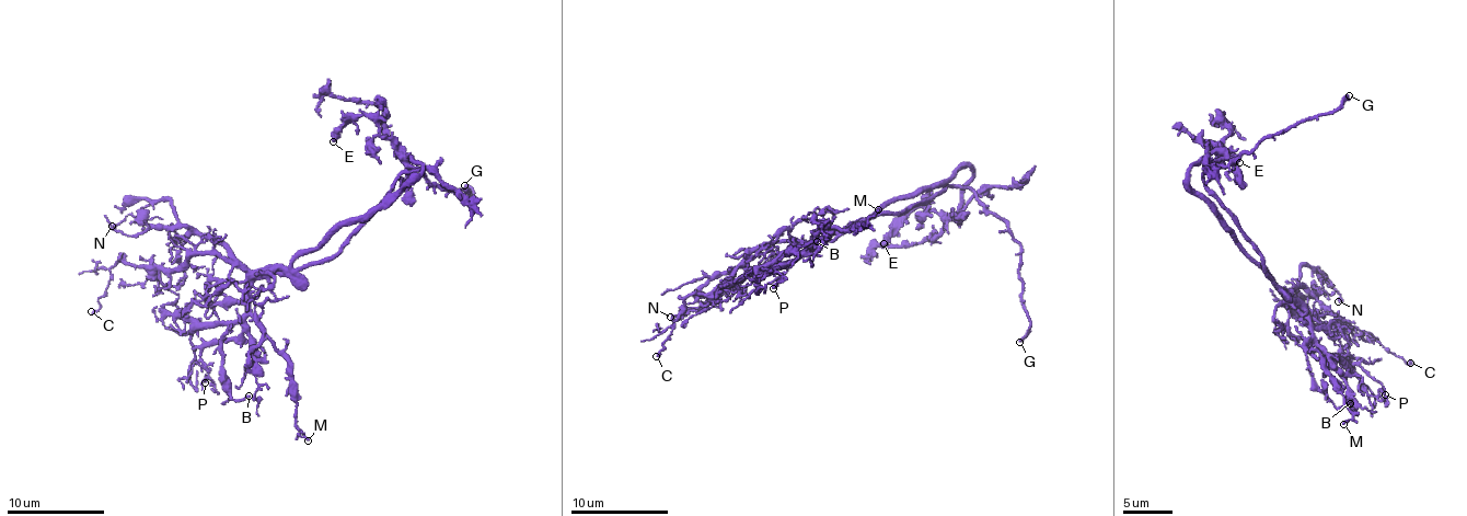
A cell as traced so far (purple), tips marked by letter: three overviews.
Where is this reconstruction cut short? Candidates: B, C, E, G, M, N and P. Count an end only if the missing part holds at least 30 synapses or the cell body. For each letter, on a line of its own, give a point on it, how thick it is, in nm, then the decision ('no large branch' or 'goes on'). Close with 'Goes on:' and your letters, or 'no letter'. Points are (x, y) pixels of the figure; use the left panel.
B: place (249, 396); calibre 110 nm; no large branch
C: place (91, 311); calibre 140 nm; no large branch
E: place (333, 141); calibre 480 nm; no large branch
G: place (464, 185); calibre 240 nm; goes on
M: place (308, 440); calibre 140 nm; no large branch
N: place (112, 226); calibre 190 nm; no large branch
P: place (205, 382); calibre 120 nm; no large branch
Goes on: G

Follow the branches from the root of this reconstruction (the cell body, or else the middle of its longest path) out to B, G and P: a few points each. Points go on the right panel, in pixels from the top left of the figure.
B: (1268, 274), (1280, 294), (1306, 316), (1308, 331), (1341, 376), (1347, 400), (1356, 412), (1350, 403)
G: (1268, 274), (1203, 181), (1204, 169), (1252, 152), (1266, 136), (1329, 115), (1349, 95)
P: (1268, 274), (1280, 294), (1298, 306), (1310, 335), (1328, 354), (1341, 360), (1367, 394), (1385, 394)

